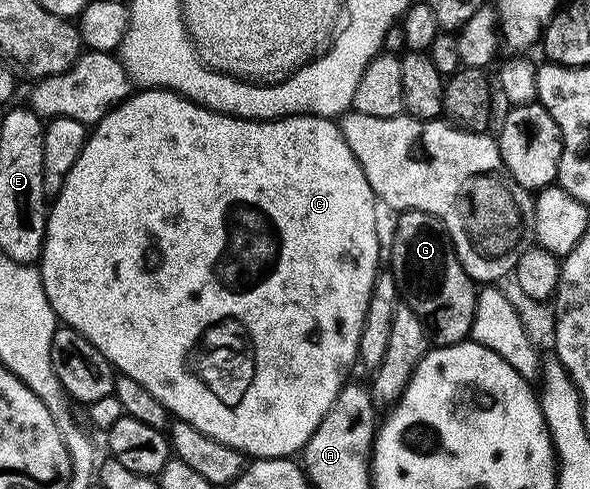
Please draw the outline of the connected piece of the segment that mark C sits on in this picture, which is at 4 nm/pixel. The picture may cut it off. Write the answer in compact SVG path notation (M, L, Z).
M138 89L129 97L122 100L118 106L113 107L100 122L93 124L92 130L87 134L86 144L76 159L76 165L68 171L68 177L62 183L62 189L58 195L53 196L48 207L46 217L46 240L42 246L40 270L42 284L52 305L55 316L65 326L76 329L108 357L108 361L114 367L115 372L132 377L132 381L140 381L156 401L160 401L166 407L171 416L188 421L200 429L208 437L216 437L224 445L232 445L232 449L241 451L243 456L255 459L284 459L294 457L301 452L302 447L308 441L308 437L316 431L316 425L324 421L324 413L332 407L332 401L336 399L342 386L348 382L346 375L350 366L355 366L358 358L358 346L360 345L360 333L364 329L364 317L368 313L368 301L372 297L374 282L380 270L378 258L383 258L384 247L378 244L378 211L379 204L374 197L372 185L368 185L368 177L364 177L364 169L356 161L352 149L344 141L337 122L333 118L320 115L288 115L280 119L238 119L235 115L222 115L207 107L201 107L185 95L177 91L165 89Z

